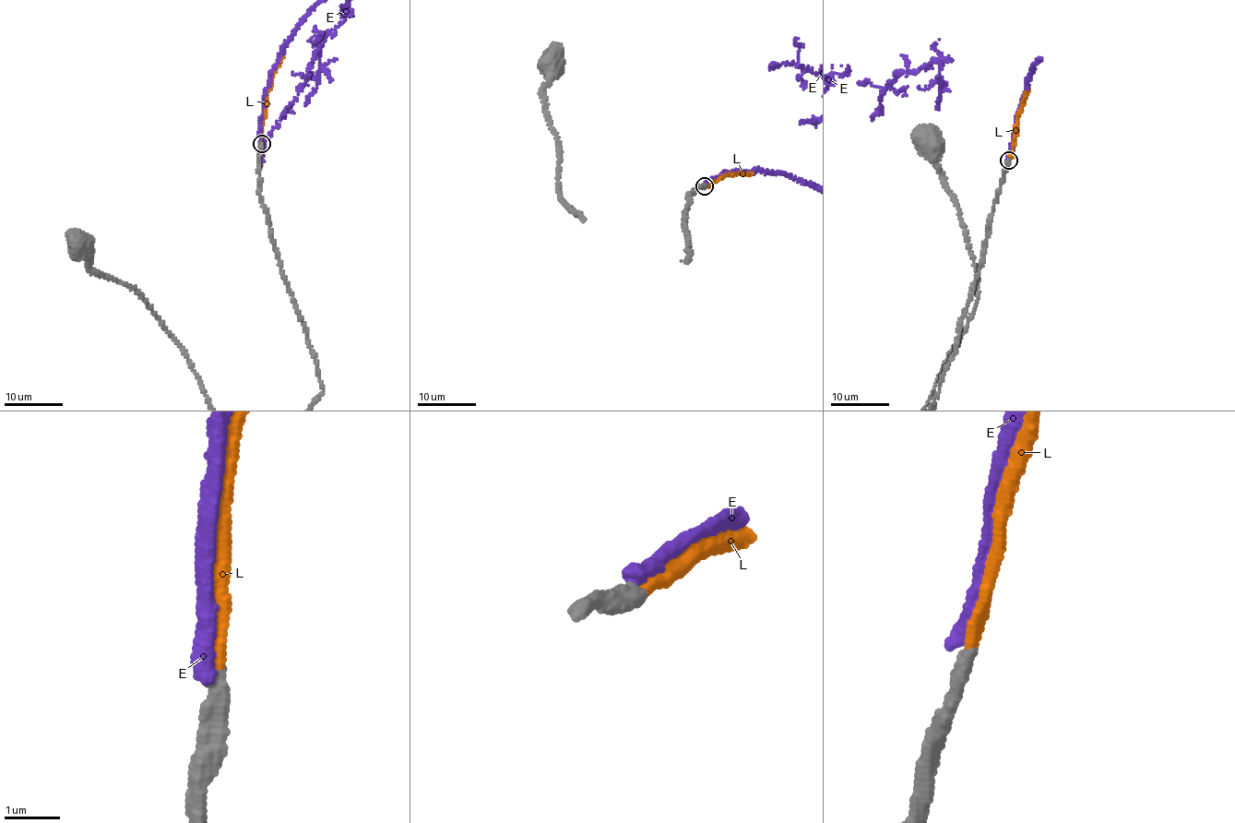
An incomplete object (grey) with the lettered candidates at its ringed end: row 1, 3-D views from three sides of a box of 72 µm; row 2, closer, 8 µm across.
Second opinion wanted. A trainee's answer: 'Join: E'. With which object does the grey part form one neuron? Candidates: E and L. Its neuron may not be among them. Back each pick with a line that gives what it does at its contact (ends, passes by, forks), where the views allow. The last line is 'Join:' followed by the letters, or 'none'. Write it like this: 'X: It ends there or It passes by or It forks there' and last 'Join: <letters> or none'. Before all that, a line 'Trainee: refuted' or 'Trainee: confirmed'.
Trainee: refuted
L: It ends there
Join: L

